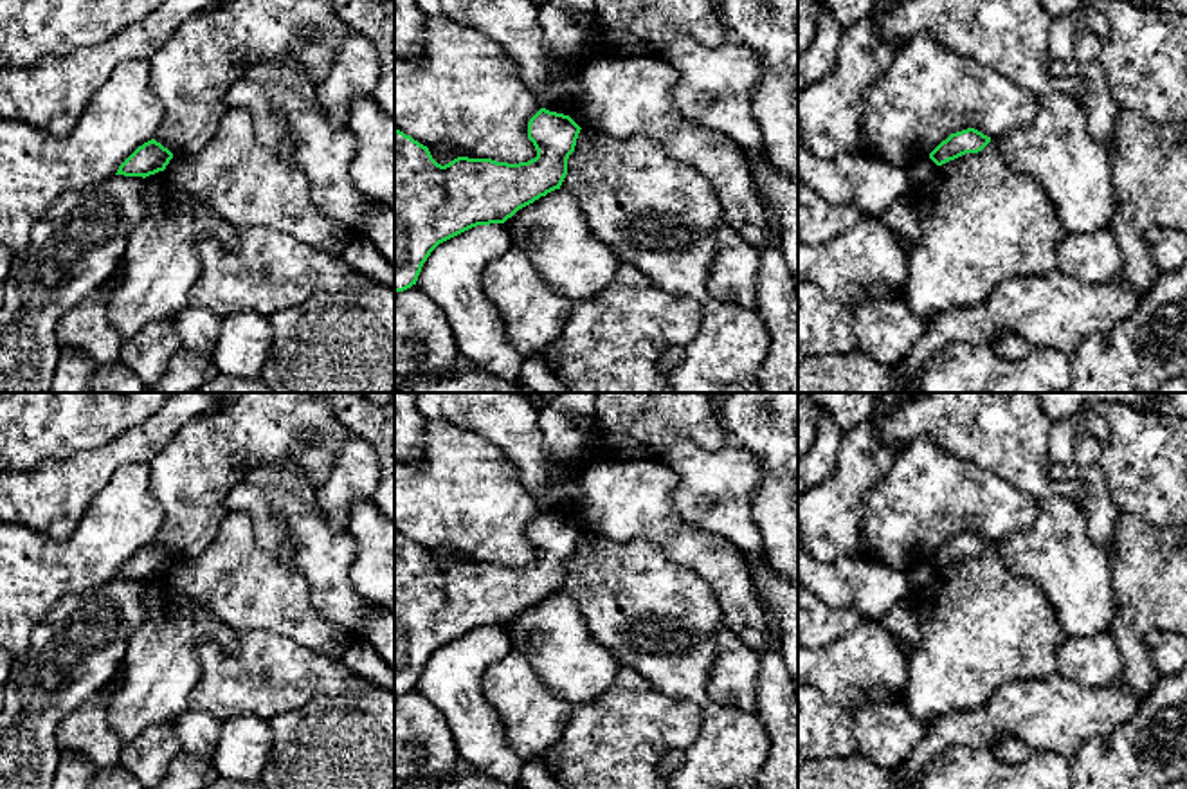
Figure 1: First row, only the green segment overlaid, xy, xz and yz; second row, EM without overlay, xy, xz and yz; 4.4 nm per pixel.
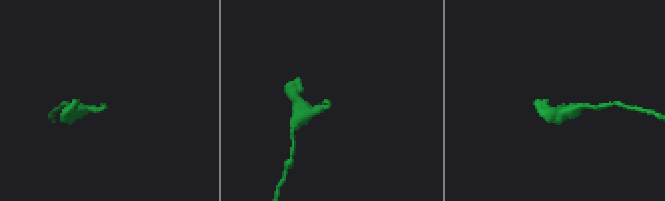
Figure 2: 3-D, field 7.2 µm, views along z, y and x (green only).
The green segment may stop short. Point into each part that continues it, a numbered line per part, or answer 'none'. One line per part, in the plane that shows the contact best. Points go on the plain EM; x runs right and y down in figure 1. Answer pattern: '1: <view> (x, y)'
none

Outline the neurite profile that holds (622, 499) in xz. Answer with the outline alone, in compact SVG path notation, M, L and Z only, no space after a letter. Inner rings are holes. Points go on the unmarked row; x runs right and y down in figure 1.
M647 458L641 461L594 461L580 474L584 506L571 519L580 531L591 531L614 542L645 537L659 546L677 566L702 576L720 605L724 625L753 650L773 643L769 618L748 573L746 557L726 539L684 522L674 510L672 492L679 479L668 467Z

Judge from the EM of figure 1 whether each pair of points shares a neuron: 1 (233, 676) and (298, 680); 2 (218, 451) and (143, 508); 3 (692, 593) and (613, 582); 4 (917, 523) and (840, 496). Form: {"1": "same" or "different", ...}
{"1": "same", "2": "different", "3": "same", "4": "different"}

